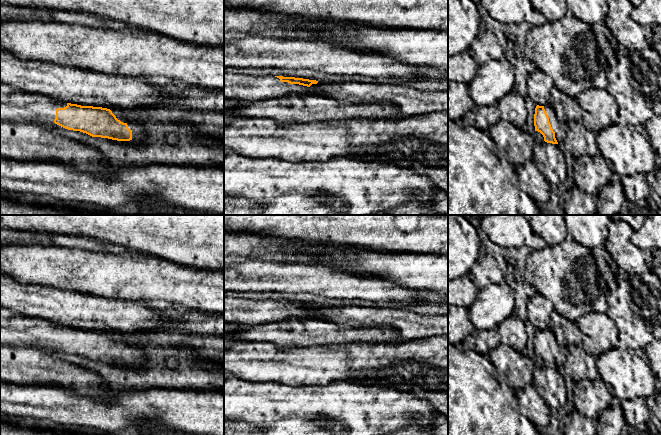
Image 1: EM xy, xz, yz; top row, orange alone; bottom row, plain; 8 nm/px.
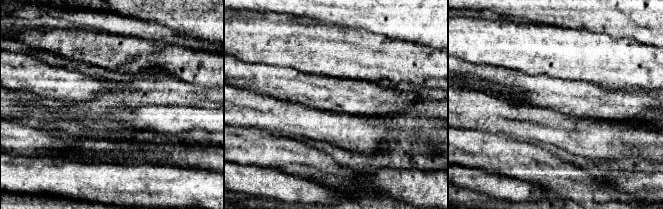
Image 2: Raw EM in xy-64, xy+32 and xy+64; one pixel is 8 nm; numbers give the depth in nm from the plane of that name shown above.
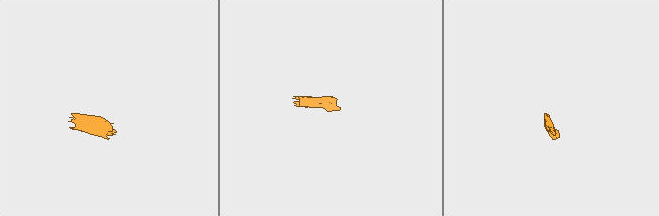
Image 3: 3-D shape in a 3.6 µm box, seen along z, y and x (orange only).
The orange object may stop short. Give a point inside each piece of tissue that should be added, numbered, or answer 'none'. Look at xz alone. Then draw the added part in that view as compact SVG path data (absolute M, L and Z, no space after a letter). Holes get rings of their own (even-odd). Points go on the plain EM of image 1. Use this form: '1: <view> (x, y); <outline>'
1: xz (243, 311); M224 297L224 323L254 326L271 322L281 322L284 319L290 318L315 318L315 313L299 308L281 306L275 300Z

